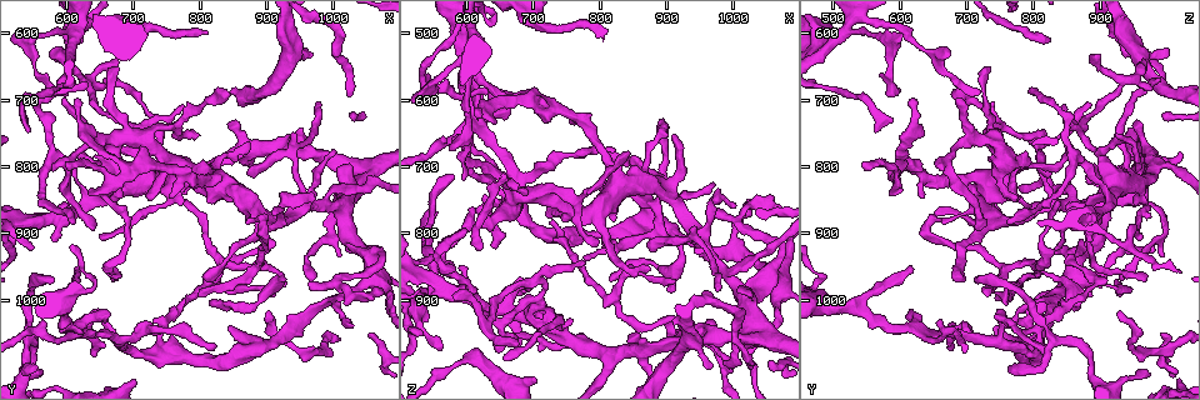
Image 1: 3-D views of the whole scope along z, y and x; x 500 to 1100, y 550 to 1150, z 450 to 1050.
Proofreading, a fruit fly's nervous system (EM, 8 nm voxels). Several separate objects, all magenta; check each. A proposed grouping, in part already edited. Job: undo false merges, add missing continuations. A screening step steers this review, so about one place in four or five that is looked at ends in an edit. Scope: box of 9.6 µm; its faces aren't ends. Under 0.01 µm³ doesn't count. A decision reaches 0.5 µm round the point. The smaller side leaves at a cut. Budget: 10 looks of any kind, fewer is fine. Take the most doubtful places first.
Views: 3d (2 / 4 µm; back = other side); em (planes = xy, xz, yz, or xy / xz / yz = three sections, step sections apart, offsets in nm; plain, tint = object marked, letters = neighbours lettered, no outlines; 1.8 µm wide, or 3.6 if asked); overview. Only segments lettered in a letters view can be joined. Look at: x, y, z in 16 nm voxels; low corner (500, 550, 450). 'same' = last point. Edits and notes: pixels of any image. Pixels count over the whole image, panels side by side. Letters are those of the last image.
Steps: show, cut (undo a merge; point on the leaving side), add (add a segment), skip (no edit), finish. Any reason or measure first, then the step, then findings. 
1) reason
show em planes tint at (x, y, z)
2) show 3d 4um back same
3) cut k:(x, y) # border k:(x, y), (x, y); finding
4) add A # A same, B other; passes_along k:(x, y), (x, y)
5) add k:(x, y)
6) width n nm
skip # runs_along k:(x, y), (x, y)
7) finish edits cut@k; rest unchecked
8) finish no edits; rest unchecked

free end
show em xy step 8 letters at (555, 1095, 770)

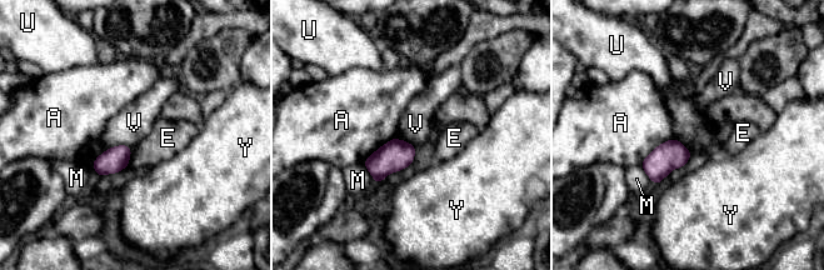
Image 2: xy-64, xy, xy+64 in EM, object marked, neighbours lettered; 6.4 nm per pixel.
another direction
show em planes letters same

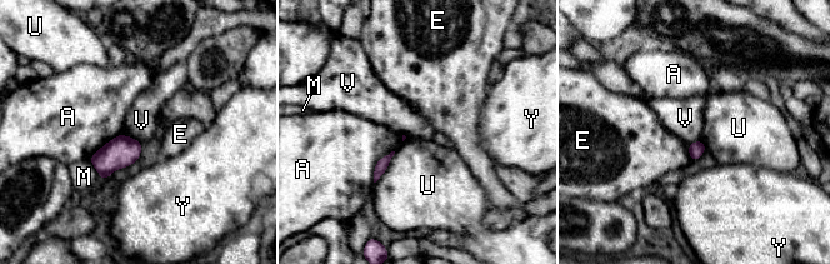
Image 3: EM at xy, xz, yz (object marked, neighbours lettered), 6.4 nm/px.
skip # A other, E other, M other, U other, V other, Y other; no lettered segment goes on from it

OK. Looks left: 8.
free end
show 3d 4um at (805, 600, 510)

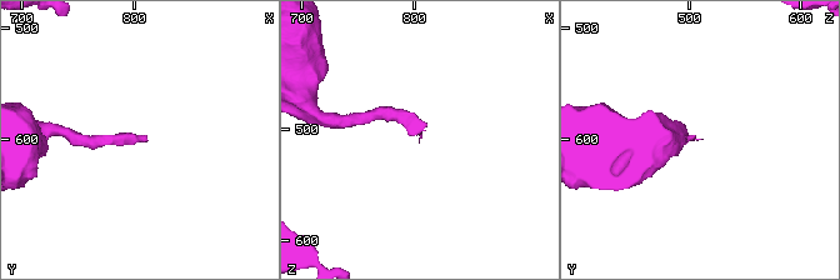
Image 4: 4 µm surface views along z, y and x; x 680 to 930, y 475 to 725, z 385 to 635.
show em xz step 4 letters at (808, 602, 510)

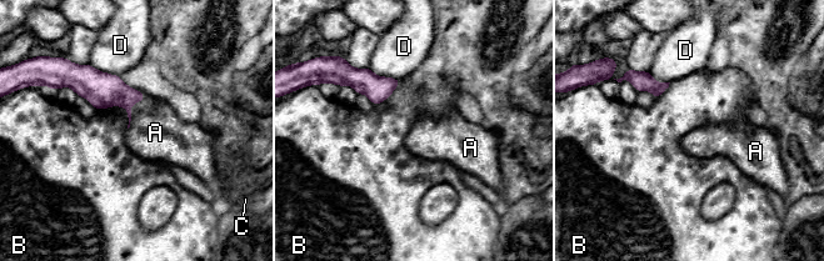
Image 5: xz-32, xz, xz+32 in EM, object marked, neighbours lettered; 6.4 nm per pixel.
show em planes letters same

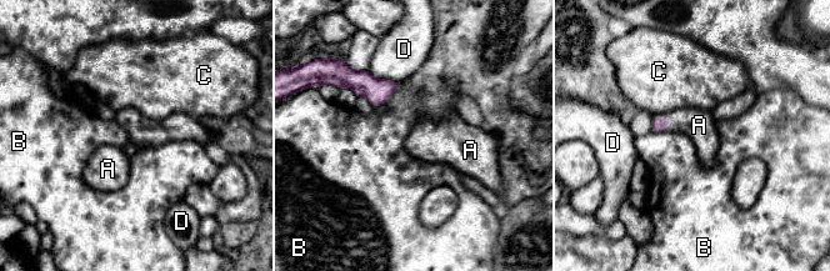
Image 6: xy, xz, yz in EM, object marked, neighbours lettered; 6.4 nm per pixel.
add A # A same, B other, C other, D other; passes_along 6:(659, 125), (664, 119), (699, 125); it goes on there

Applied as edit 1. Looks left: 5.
branch stops here
show em planes letters at (905, 1020, 925)

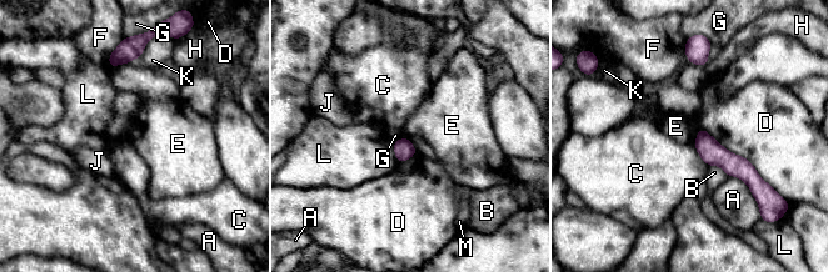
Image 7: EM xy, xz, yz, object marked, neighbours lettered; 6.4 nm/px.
width 130 nm
skip # A other, B other, C other, D other, E other, F other, G other, H other, J other, K other, L other, M other; runs_along 7:(701, 134), (727, 161), (754, 175); no lettered segment goes on from it

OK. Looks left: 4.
four arms meet
show 3d 2um at (680, 755, 740)

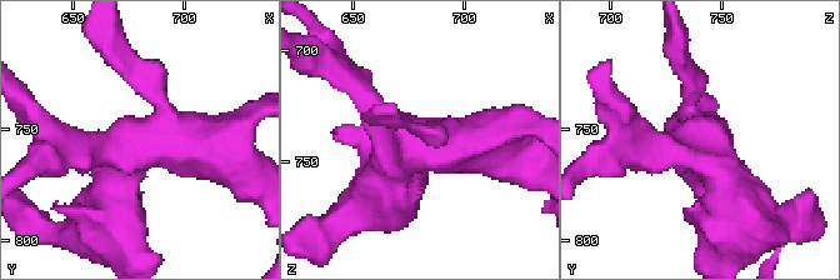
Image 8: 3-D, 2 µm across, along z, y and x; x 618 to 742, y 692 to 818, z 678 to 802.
show em planes tint at (676, 759, 740)

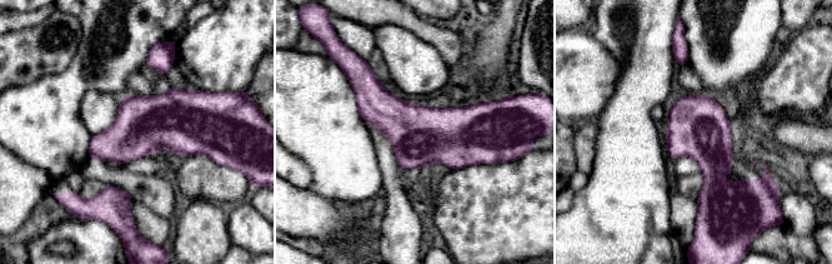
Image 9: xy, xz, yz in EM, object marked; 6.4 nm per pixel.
show em planes letters same

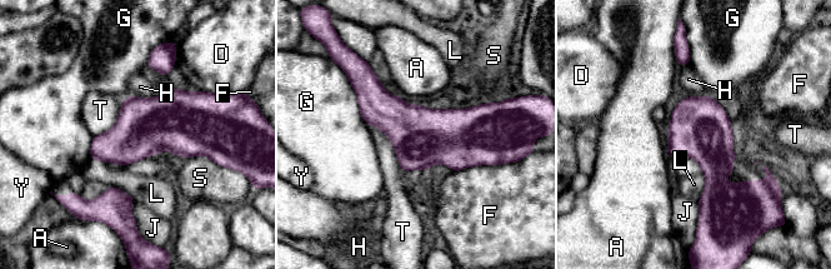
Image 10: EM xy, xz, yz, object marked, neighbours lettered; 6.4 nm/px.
arms 4
skip # A other, D other, F other, G other, H other, J other, L other, S other, T other, Y other; one neuron here

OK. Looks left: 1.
finish edits add@6; rest unchecked

